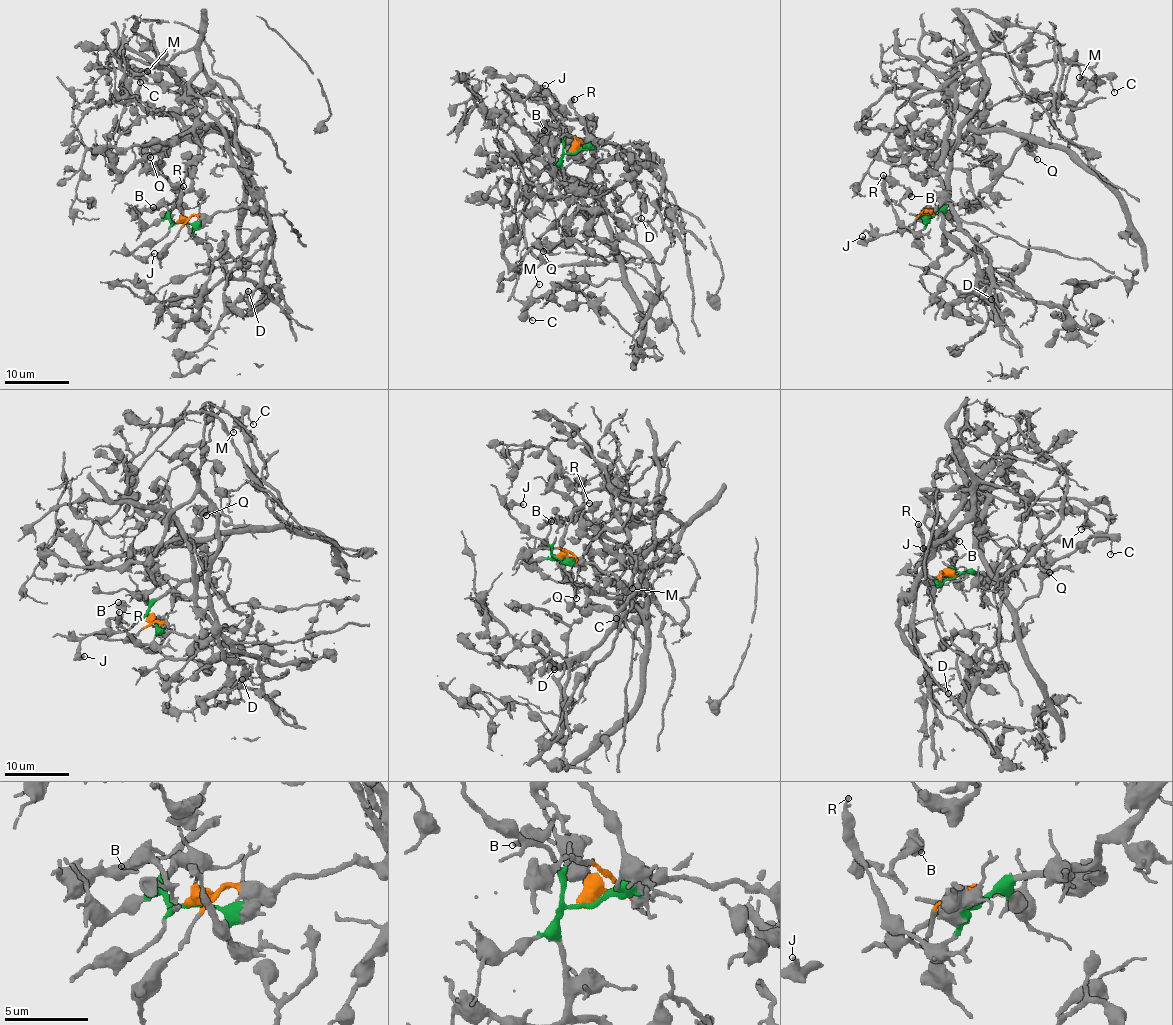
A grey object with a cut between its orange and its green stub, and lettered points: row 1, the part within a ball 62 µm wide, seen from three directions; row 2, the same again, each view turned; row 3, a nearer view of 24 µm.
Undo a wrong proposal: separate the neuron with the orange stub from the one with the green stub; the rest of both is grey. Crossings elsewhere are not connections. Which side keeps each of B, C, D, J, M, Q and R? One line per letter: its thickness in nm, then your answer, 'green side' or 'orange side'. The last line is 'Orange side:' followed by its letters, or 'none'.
B: 440 nm thick; green side
C: 130 nm thick; green side
D: 320 nm thick; orange side
J: 240 nm thick; green side
M: 140 nm thick; orange side
Q: 260 nm thick; green side
R: 220 nm thick; green side
Orange side: D, M

